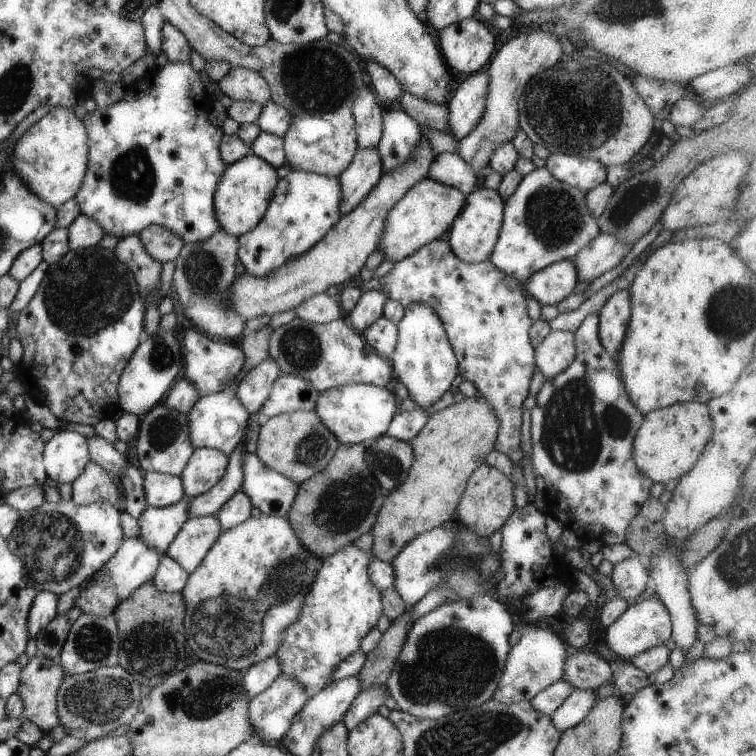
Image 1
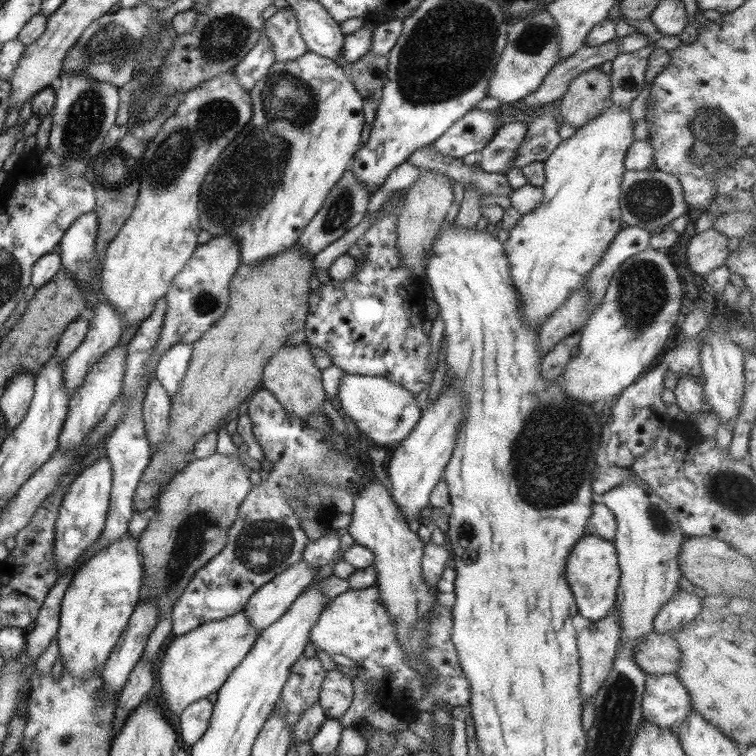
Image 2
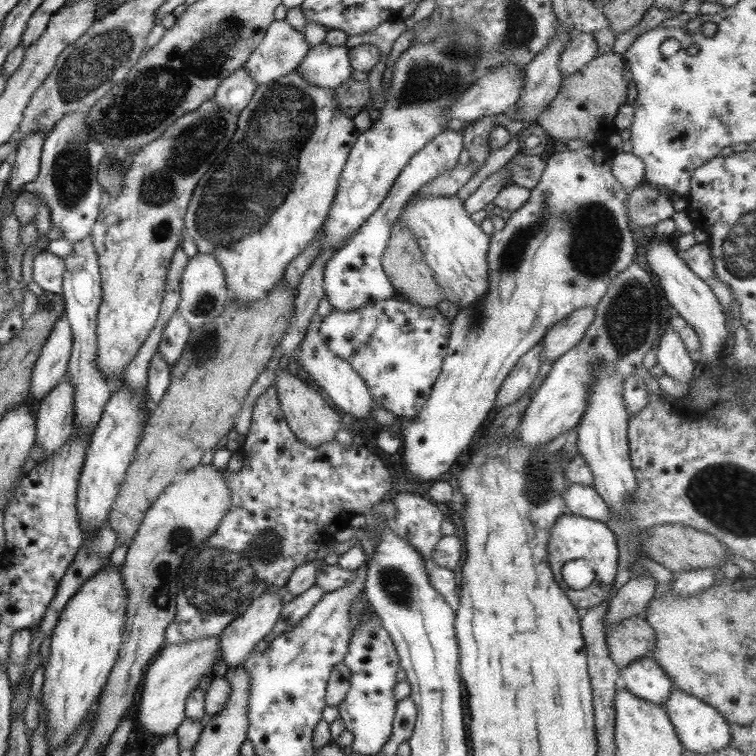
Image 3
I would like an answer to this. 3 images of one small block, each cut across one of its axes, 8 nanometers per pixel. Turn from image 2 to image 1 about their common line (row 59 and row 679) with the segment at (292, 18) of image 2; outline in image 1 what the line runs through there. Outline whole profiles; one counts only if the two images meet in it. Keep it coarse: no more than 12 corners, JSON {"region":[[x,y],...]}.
{"region":[[280,673],[248,704],[256,741],[278,743],[311,694]]}

